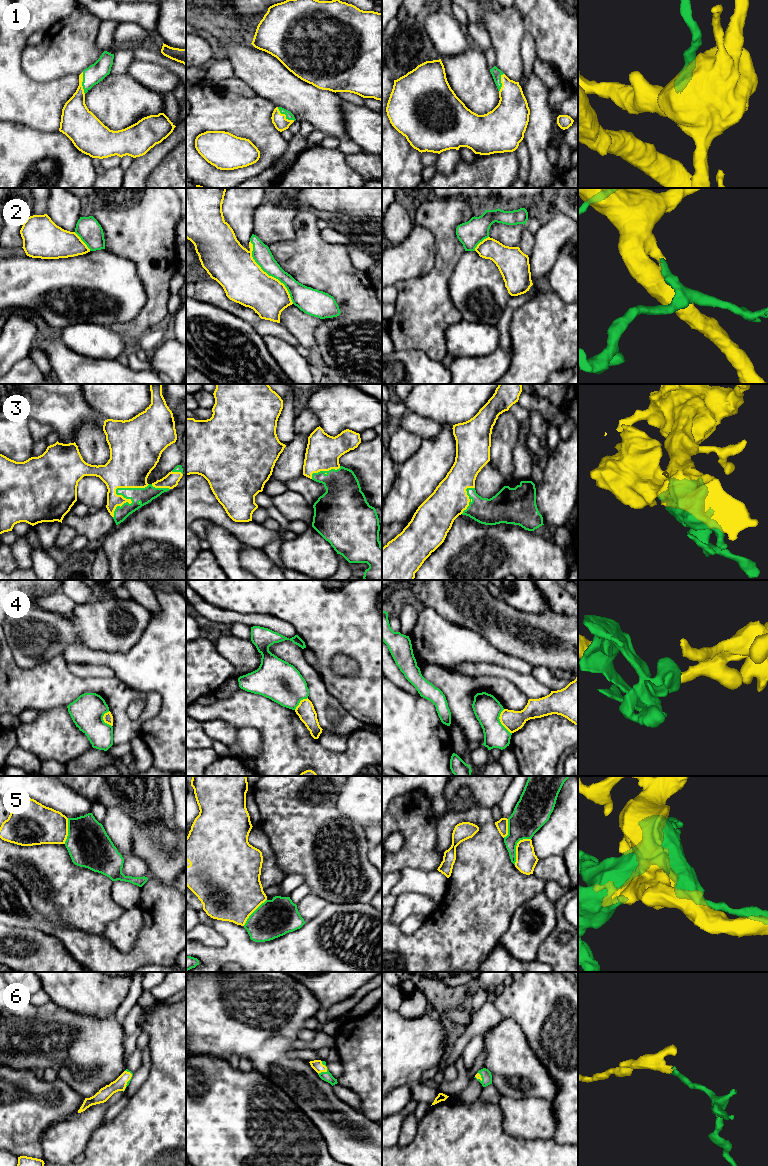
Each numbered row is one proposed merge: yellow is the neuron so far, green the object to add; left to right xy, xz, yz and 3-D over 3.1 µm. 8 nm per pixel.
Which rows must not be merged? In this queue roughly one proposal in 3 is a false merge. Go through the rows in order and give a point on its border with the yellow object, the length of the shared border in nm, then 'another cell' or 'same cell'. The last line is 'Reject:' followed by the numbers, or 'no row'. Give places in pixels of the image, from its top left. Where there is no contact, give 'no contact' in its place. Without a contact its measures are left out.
1: xz (285, 115) | 180 nm | same cell
2: xz (267, 274) | 600 nm | same cell
3: xy (118, 495) | 400 nm | same cell
4: yz (500, 721) | 220 nm | another cell
5: yz (516, 847) | 260 nm | same cell
6: xz (326, 1070) | 120 nm | same cell
Reject: 4

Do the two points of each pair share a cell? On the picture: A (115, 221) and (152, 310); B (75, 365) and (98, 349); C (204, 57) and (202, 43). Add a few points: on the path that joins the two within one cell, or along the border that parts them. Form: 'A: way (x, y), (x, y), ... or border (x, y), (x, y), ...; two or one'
A: way (137, 243), (148, 254), (154, 288); one
B: border (66, 347), (82, 355), (111, 360); two
C: way (202, 54), (202, 46); one

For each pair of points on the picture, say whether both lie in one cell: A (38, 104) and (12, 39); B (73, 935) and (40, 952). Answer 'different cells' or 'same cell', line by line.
A: same cell
B: different cells

